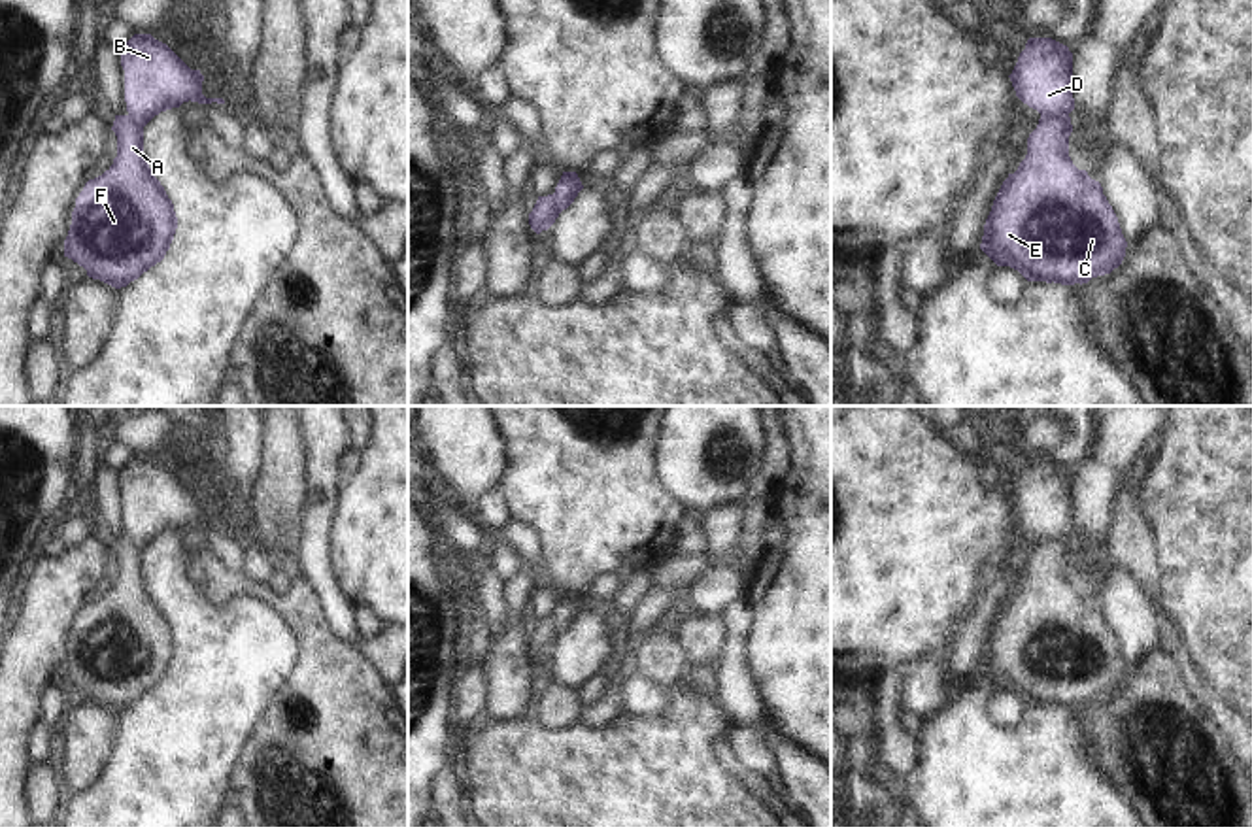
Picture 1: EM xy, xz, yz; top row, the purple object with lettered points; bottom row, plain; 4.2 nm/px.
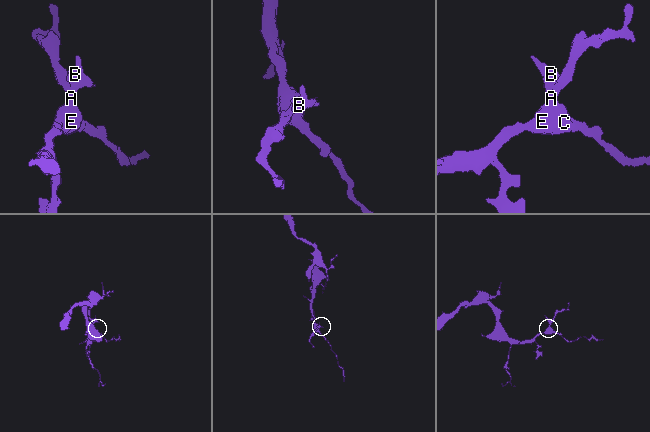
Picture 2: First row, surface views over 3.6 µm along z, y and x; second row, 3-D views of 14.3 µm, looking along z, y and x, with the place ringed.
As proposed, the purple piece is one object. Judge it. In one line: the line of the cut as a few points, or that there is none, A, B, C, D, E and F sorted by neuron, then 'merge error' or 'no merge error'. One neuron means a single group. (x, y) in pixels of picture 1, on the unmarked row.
cut yz (1067, 535), (1052, 535), (1041, 542); groups A C E F / B D; merge error

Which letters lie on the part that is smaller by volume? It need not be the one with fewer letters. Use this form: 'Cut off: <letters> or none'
Cut off: B, D

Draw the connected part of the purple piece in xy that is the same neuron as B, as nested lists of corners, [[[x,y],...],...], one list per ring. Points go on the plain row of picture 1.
[[[134,457],[121,470],[125,493],[125,525],[128,538],[145,549],[161,534],[183,525],[225,527],[202,517],[204,498],[191,493],[166,466],[151,457]]]

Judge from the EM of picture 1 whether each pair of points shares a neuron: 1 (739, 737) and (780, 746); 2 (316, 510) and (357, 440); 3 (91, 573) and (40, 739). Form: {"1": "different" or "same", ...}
{"1": "different", "2": "different", "3": "different"}

